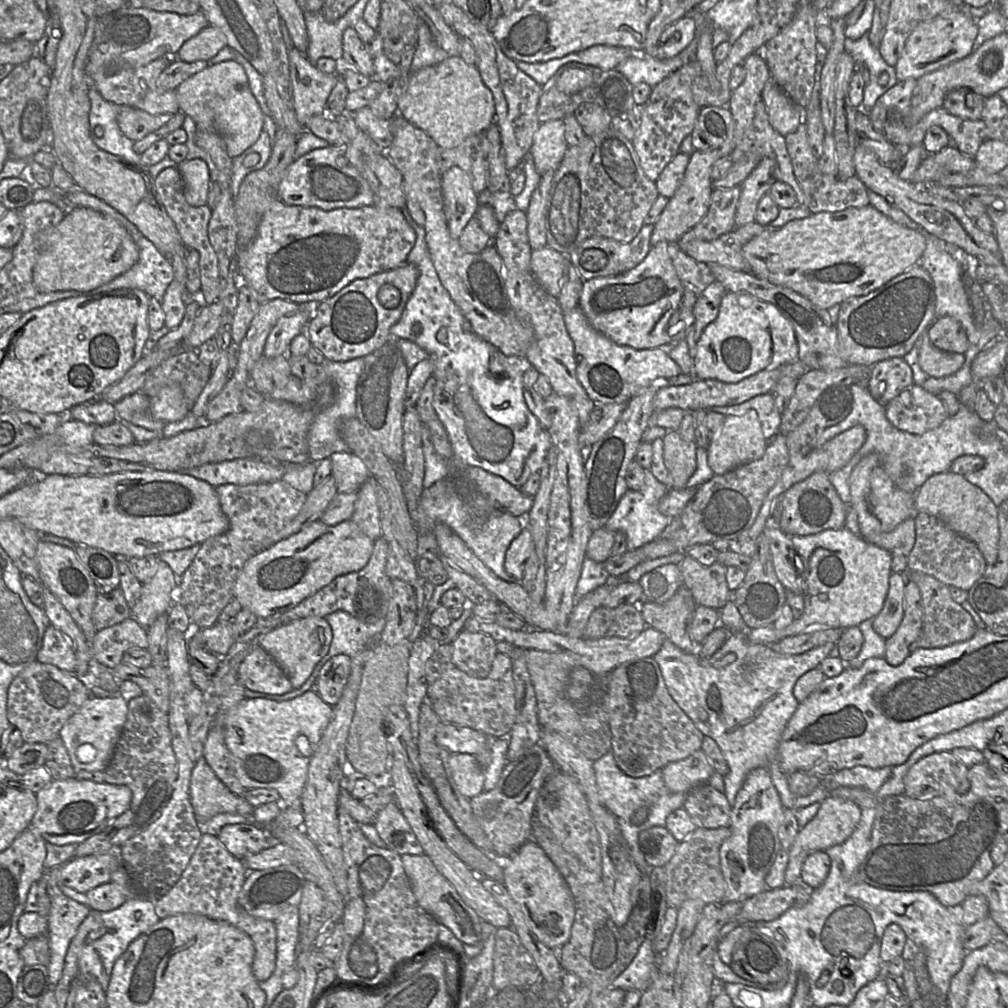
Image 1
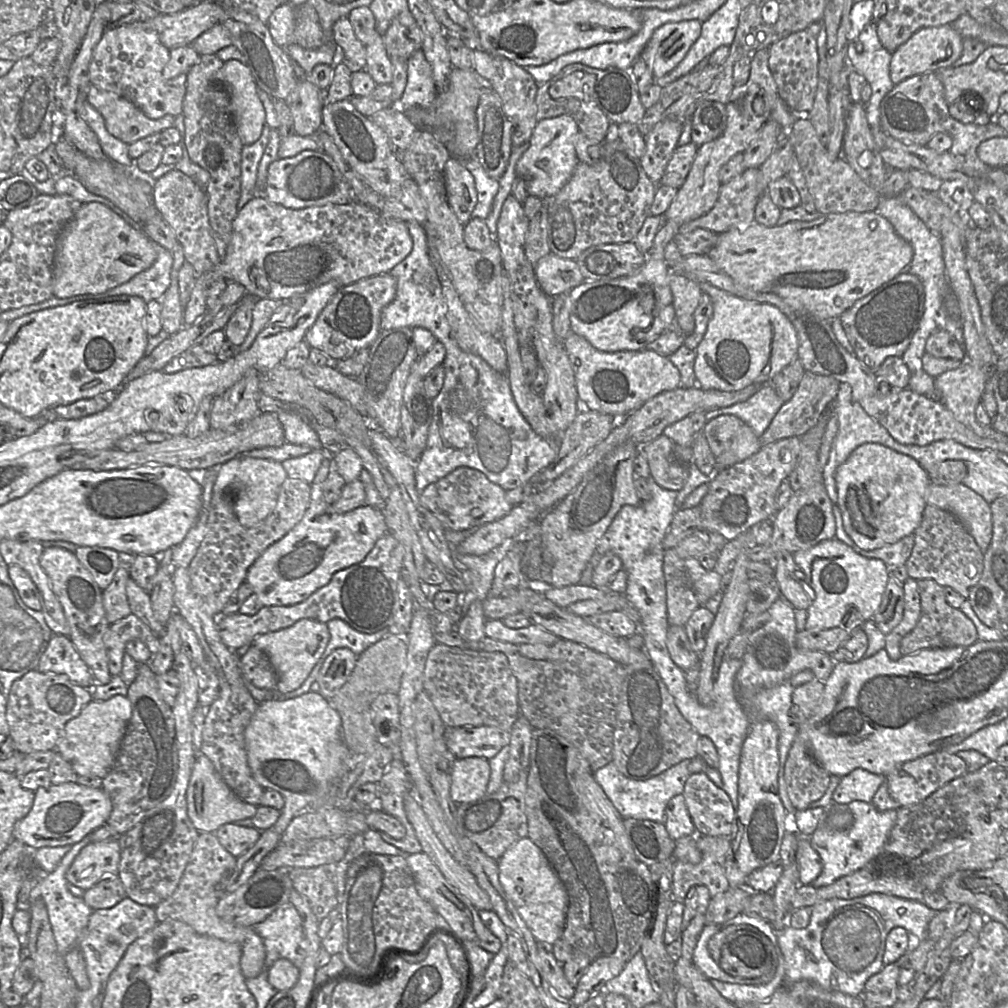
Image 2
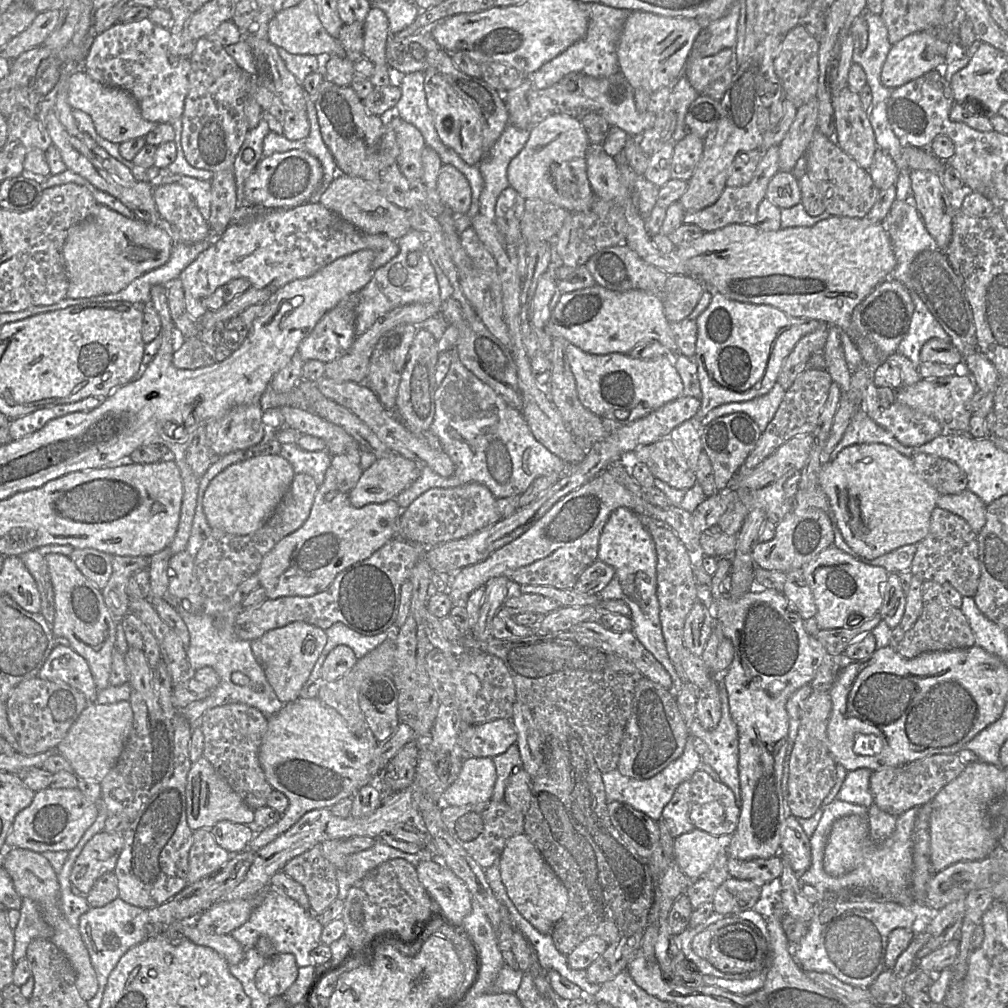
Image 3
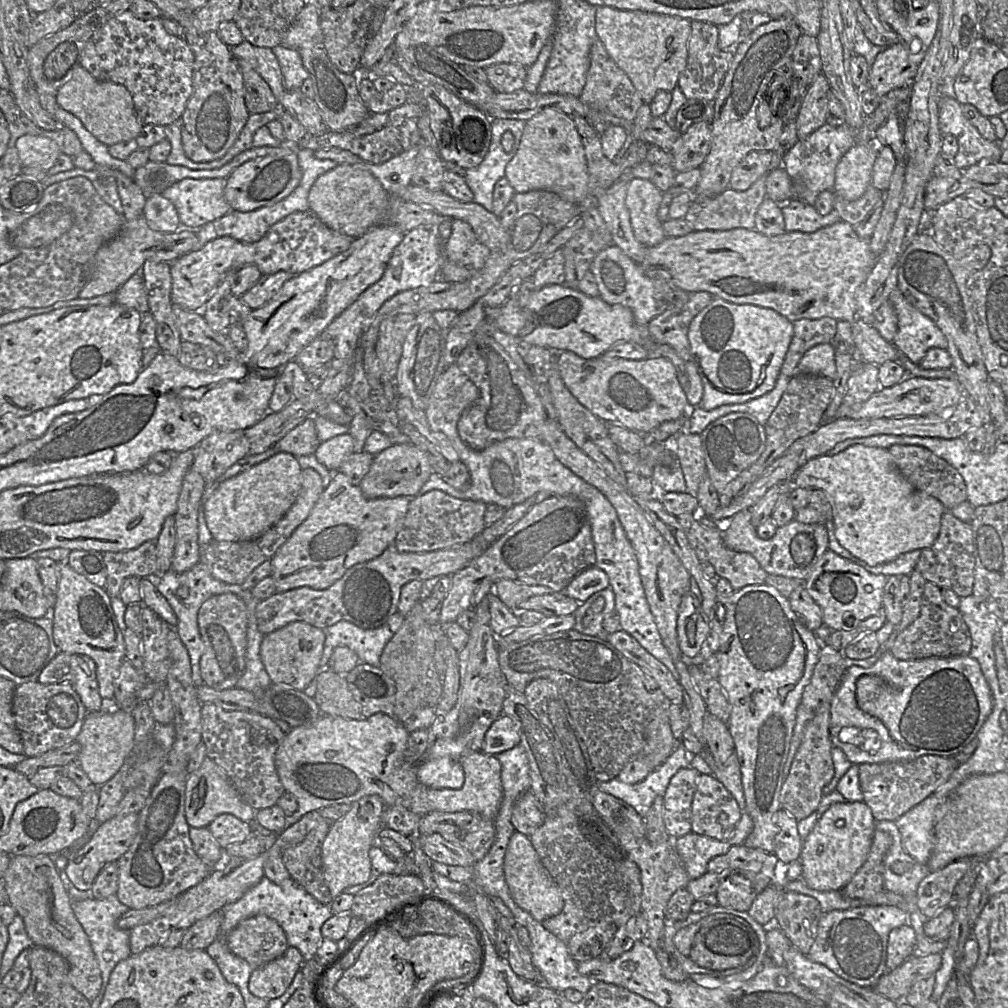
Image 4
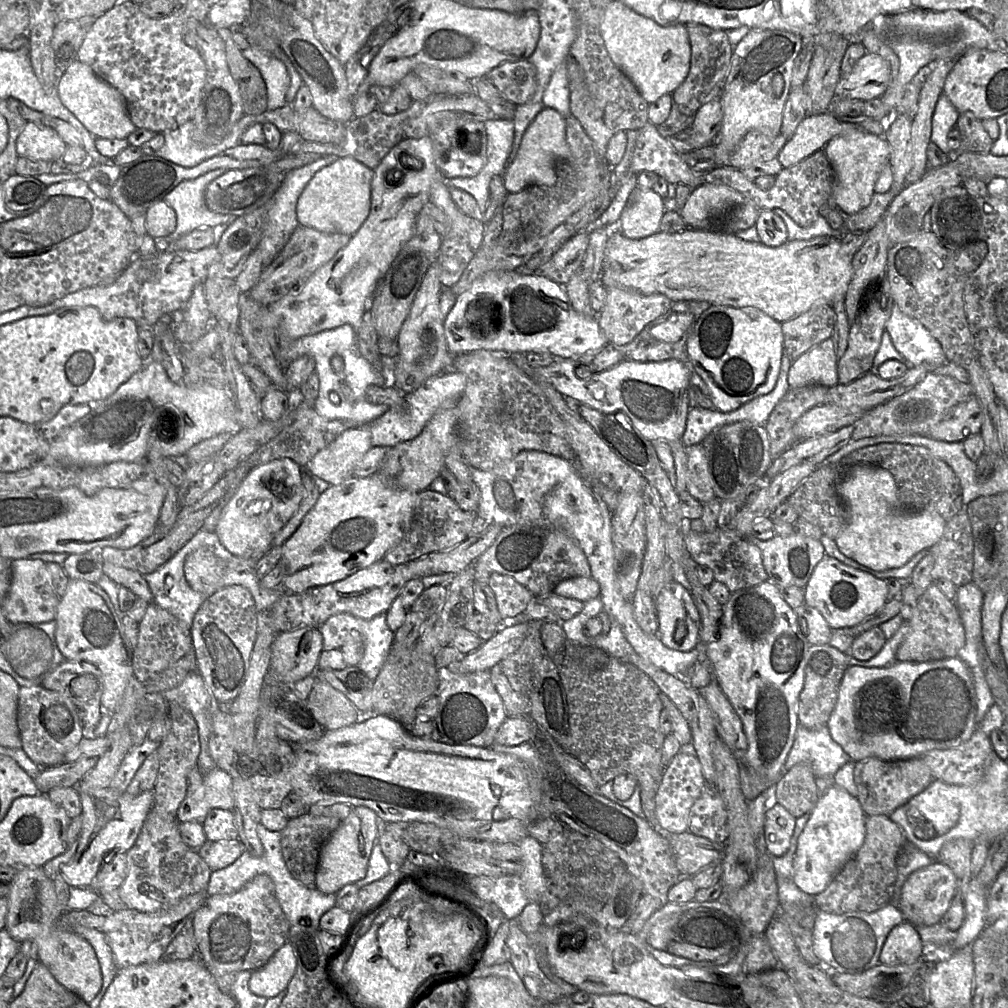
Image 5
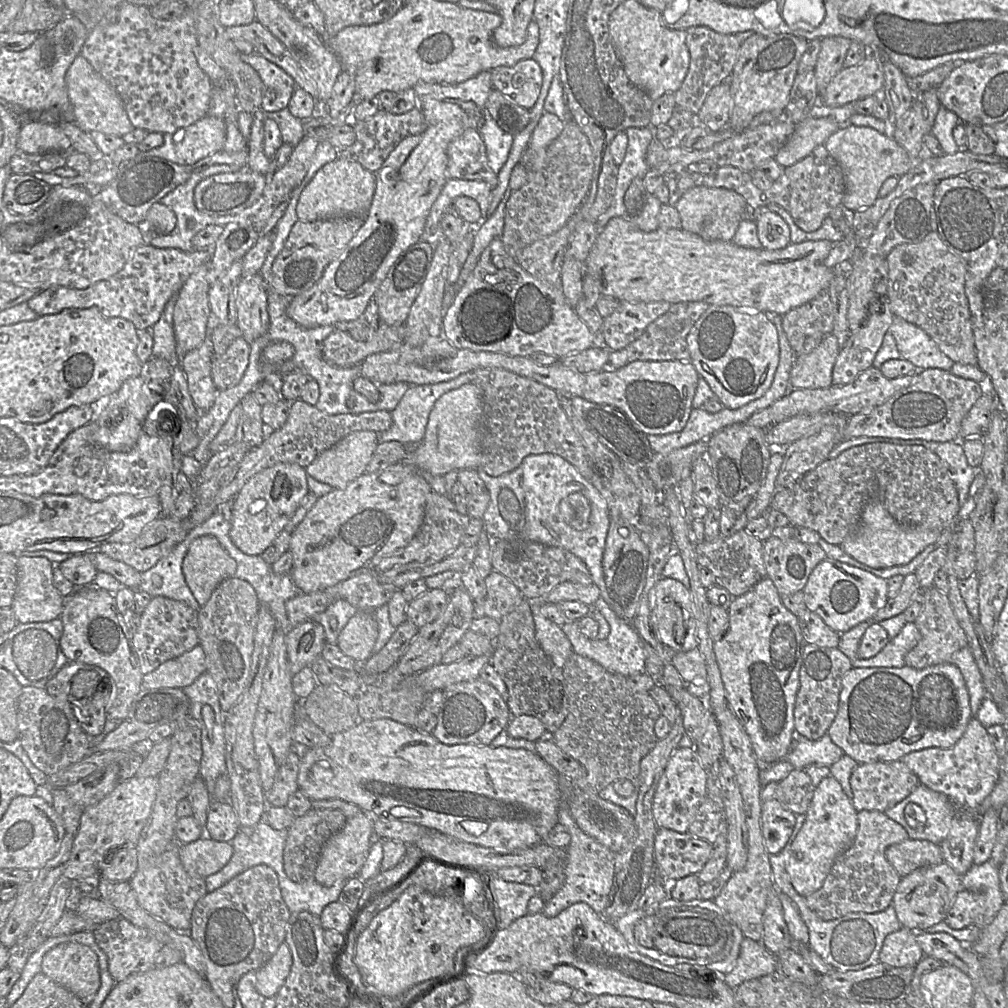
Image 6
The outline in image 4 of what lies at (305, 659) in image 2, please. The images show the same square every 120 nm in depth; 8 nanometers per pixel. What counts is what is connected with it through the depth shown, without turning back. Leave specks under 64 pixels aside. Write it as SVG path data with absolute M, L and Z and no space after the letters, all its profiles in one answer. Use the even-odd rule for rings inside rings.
M304 622L289 623L264 636L260 657L271 682L304 691L319 673L324 642L324 631Z

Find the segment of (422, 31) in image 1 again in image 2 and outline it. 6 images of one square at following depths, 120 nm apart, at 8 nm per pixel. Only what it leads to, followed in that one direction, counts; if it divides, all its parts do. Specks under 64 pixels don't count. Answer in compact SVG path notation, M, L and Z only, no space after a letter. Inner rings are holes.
M421 48L408 60L407 84L398 107L403 112L413 107L428 107L434 102L436 95L432 66Z

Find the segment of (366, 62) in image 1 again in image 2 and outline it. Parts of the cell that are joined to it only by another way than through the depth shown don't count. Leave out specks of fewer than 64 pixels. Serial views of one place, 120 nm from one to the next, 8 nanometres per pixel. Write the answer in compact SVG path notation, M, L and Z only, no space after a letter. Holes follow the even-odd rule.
M348 17L340 18L333 25L333 40L340 51L340 58L365 69L366 47L357 38Z

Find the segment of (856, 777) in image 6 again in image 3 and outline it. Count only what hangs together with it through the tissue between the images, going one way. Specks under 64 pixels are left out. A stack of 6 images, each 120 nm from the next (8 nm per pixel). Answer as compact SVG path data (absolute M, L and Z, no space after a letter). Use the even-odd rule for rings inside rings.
M940 754L926 757L898 767L872 771L870 790L873 802L882 811L895 817L912 808L919 808L935 798L949 783L955 780L967 766L957 754Z

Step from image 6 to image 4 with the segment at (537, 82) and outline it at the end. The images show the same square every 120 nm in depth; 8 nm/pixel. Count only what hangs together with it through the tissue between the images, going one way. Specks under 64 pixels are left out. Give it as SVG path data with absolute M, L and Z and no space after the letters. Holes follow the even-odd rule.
M498 63L484 69L495 92L513 93L525 86L527 68L520 64Z

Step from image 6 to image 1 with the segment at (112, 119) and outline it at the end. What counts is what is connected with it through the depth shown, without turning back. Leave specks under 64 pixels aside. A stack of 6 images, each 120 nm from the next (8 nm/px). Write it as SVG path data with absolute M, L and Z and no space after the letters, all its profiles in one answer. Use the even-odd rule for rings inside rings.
M122 105L117 122L122 133L132 141L138 141L167 123L172 114L152 115L141 109Z

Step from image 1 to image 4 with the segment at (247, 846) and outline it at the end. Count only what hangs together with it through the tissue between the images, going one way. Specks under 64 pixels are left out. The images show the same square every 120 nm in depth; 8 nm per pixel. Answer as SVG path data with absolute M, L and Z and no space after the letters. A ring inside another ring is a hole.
M228 813L218 815L208 828L215 842L223 850L230 845L242 843L254 833L251 822L245 822Z

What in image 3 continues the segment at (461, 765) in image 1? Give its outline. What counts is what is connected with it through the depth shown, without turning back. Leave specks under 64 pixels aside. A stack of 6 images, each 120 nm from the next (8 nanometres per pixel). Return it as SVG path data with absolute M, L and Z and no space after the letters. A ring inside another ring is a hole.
M466 757L458 778L444 791L441 801L466 806L491 800L497 780L493 758Z

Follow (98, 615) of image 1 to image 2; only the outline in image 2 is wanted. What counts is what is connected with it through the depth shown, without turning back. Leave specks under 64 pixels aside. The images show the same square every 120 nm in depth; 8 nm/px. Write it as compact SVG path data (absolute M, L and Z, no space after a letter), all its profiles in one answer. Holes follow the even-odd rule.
M123 562L111 584L103 591L103 606L110 625L131 614L126 595L126 583L130 578L129 565L130 562Z

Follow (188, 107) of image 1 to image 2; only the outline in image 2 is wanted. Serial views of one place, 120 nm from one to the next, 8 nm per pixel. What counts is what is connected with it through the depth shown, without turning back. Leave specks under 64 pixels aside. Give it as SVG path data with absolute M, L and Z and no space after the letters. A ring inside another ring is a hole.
M237 59L227 60L215 80L228 92L230 112L241 142L253 144L261 135L265 110L249 67Z

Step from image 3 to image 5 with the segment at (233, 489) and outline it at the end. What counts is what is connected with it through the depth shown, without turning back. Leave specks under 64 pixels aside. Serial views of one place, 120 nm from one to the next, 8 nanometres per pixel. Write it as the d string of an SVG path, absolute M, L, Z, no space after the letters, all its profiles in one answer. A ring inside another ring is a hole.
M281 458L251 469L224 507L216 534L224 547L243 559L260 559L276 534L297 512L304 498L303 468L290 458Z

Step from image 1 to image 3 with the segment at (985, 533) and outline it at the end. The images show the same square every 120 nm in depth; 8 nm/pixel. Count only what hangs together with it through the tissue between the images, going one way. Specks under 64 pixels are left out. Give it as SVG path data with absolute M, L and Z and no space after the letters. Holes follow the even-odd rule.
M968 489L958 494L940 495L937 506L963 518L976 534L986 523L987 505Z

